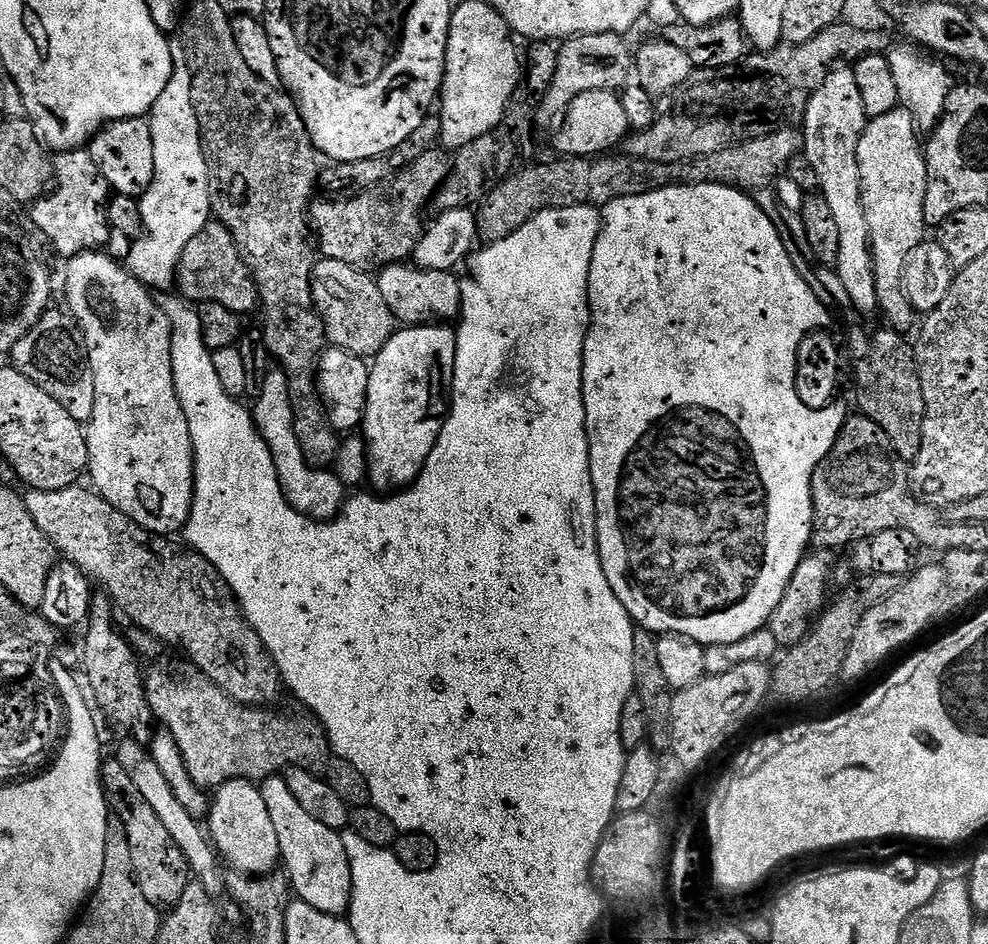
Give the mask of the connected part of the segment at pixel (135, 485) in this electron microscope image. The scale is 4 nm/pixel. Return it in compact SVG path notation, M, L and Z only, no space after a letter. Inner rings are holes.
M97 250L71 257L67 261L68 273L64 276L64 292L68 295L66 308L82 330L90 358L90 366L94 370L94 414L86 424L86 435L88 437L88 467L86 472L89 477L92 475L91 487L100 493L102 499L110 502L110 506L125 512L134 522L141 524L147 532L167 537L172 534L168 532L179 533L187 524L188 515L192 513L192 494L196 487L196 445L192 443L194 424L182 410L182 402L178 398L178 390L174 386L174 366L170 354L172 323L168 315L160 309L159 299L153 295L148 285L143 284L138 277L129 274L127 267L121 261L119 264L114 257L103 256L104 254L103 251Z

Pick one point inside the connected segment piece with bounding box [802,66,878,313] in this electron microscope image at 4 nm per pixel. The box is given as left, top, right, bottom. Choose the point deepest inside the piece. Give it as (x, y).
(835, 119)

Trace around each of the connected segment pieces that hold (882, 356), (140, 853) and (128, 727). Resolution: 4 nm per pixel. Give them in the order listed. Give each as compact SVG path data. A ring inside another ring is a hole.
M881 327L881 332L867 332L864 328L856 328L848 336L847 355L852 355L850 372L856 378L856 400L860 403L859 411L881 428L892 440L894 450L906 461L918 458L918 450L922 450L922 422L926 414L926 402L922 394L920 381L920 367L916 364L916 350L911 343L908 344L903 335L893 332L891 328Z
M112 758L112 760L105 759L103 761L101 784L104 786L104 797L108 800L109 809L114 813L115 819L117 816L124 823L124 844L128 847L128 860L132 863L133 873L131 872L131 875L135 879L138 890L142 890L142 898L146 898L146 902L155 904L161 909L171 909L182 898L182 894L190 883L188 862L183 856L182 850L178 850L174 838L170 838L170 830L166 830L166 826L162 826L162 818L158 818L158 814L154 814L154 810L150 810L150 802L146 802L146 798L142 798L142 794L138 794L138 786L134 786L130 774L126 774L120 759Z
M93 595L92 605L88 611L86 629L88 633L84 636L84 676L88 679L87 691L92 691L91 699L96 699L95 707L108 715L112 724L117 724L137 744L147 745L154 735L154 717L148 705L148 695L144 689L145 673L140 672L141 661L128 643L127 635L116 629L112 621L114 605L107 595Z

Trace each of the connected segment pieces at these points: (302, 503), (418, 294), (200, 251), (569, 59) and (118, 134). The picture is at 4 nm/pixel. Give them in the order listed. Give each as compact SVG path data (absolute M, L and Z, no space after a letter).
M348 434L341 439L334 471L312 467L306 454L299 451L293 456L283 456L280 450L276 450L273 451L272 457L274 458L274 466L278 470L280 485L290 507L298 510L298 514L321 522L334 520L336 515L340 513L346 499L344 484L348 488L354 487L355 484L361 483L363 485L368 475L368 446L364 442L363 435L360 434Z
M408 262L381 267L379 272L380 276L375 277L378 290L382 290L386 306L390 306L401 325L432 326L437 322L452 322L459 317L462 294L459 279L452 272L431 272Z
M210 222L198 234L194 234L194 238L190 238L176 267L175 287L179 295L189 302L221 303L237 314L255 313L260 303L256 283L246 262L240 257L239 246L234 242L230 230L219 222Z
M607 32L573 36L563 41L558 48L558 71L554 74L554 82L550 82L550 91L539 101L540 109L535 109L535 123L559 121L578 94L586 94L590 90L623 89L634 72L634 52L632 48L628 49L624 40L627 39L621 33Z
M143 116L115 120L112 124L106 124L95 136L92 137L86 148L94 158L98 170L102 170L102 178L106 178L109 189L117 196L132 196L139 198L146 190L150 190L150 182L154 182L154 134L152 125Z

